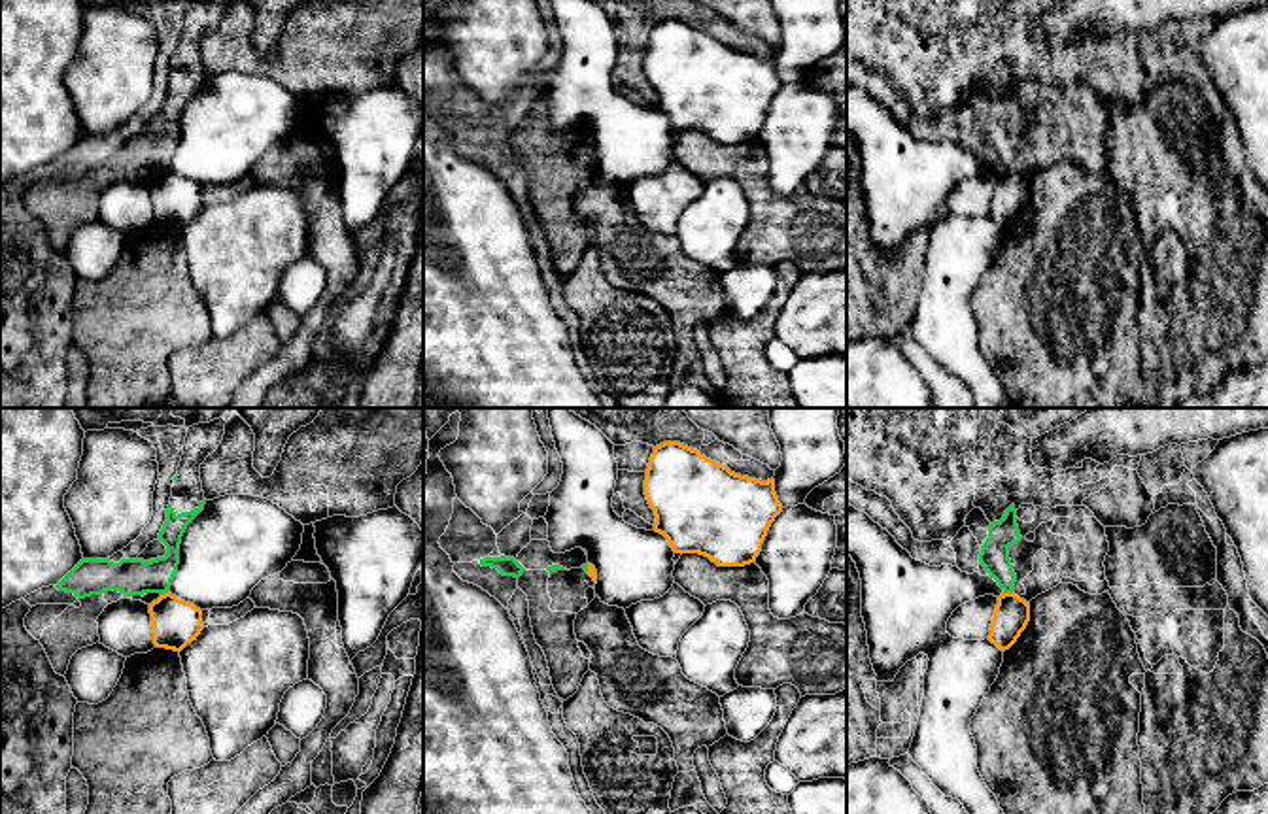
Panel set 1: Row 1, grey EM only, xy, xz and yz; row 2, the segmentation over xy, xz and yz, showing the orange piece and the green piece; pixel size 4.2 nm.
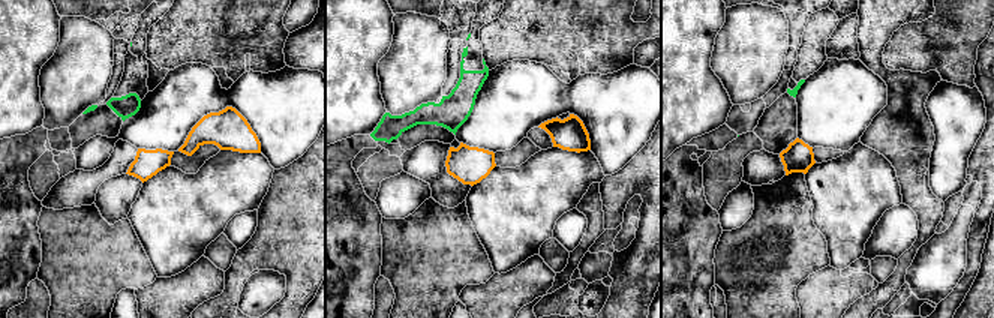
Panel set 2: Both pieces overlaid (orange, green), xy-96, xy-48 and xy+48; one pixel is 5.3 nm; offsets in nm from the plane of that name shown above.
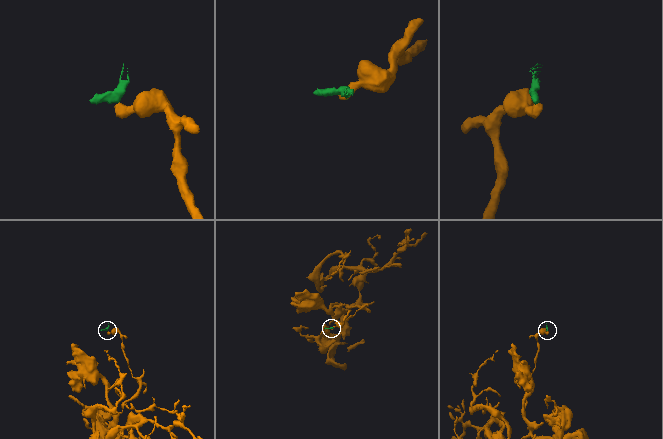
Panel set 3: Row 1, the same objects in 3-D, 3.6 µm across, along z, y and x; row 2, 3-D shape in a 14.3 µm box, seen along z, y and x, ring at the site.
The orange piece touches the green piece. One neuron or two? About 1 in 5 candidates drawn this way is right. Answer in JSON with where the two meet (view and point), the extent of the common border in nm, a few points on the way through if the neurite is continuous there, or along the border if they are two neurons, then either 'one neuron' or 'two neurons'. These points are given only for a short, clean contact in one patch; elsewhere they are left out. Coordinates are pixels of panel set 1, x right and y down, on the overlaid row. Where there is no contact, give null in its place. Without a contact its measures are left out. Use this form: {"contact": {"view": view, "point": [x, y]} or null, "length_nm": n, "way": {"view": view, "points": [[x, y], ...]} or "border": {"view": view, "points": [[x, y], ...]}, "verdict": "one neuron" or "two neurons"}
{"contact": {"view": "yz", "point": [1008, 593]}, "length_nm": 40, "border": {"view": "yz", "points": [[1004, 592], [1011, 593]]}, "verdict": "two neurons"}

